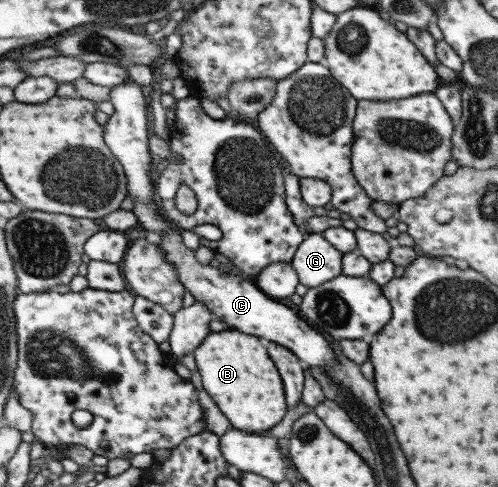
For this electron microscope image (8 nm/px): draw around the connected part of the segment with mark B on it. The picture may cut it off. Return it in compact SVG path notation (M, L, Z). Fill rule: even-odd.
M235 329L209 333L191 353L203 390L216 402L232 428L259 433L272 428L287 411L283 385L258 338Z

